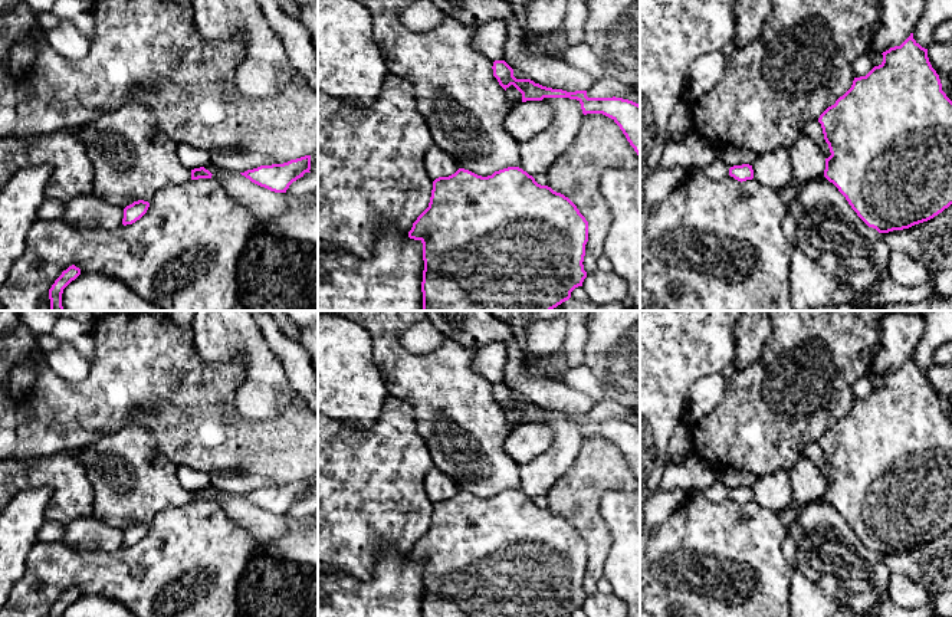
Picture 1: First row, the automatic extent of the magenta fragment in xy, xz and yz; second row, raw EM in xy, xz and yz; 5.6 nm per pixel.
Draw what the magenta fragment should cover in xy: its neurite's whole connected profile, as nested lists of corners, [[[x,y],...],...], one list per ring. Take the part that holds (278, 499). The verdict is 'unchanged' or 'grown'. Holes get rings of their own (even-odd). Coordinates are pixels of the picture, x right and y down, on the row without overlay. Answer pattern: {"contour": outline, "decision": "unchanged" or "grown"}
{"contour": [[[311,477],[290,482],[283,486],[260,488],[240,495],[252,505],[275,515],[286,515],[289,508],[305,495],[311,495]]], "decision": "unchanged"}

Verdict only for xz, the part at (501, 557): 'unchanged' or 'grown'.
unchanged

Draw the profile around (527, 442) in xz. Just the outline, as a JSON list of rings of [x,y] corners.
[[[526,423],[511,431],[503,443],[503,449],[505,453],[521,466],[545,453],[552,440],[552,427],[544,423]]]

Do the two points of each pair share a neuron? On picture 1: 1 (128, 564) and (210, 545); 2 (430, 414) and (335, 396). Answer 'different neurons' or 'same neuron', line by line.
1: same neuron
2: different neurons

